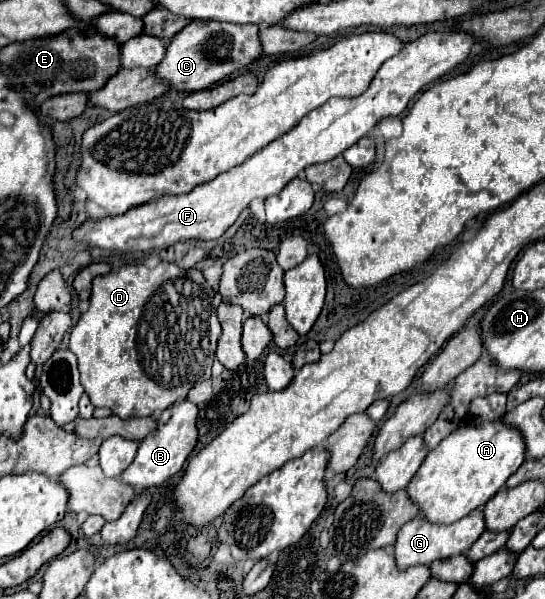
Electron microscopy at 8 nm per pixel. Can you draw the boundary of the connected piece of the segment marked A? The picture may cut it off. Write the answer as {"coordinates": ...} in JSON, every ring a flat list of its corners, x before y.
{"coordinates":[[475,421,455,429,435,449,429,451,417,475,407,485,409,497,421,507,421,513,431,523,449,525,483,507,519,469,525,459,523,437,503,425,503,421]]}

